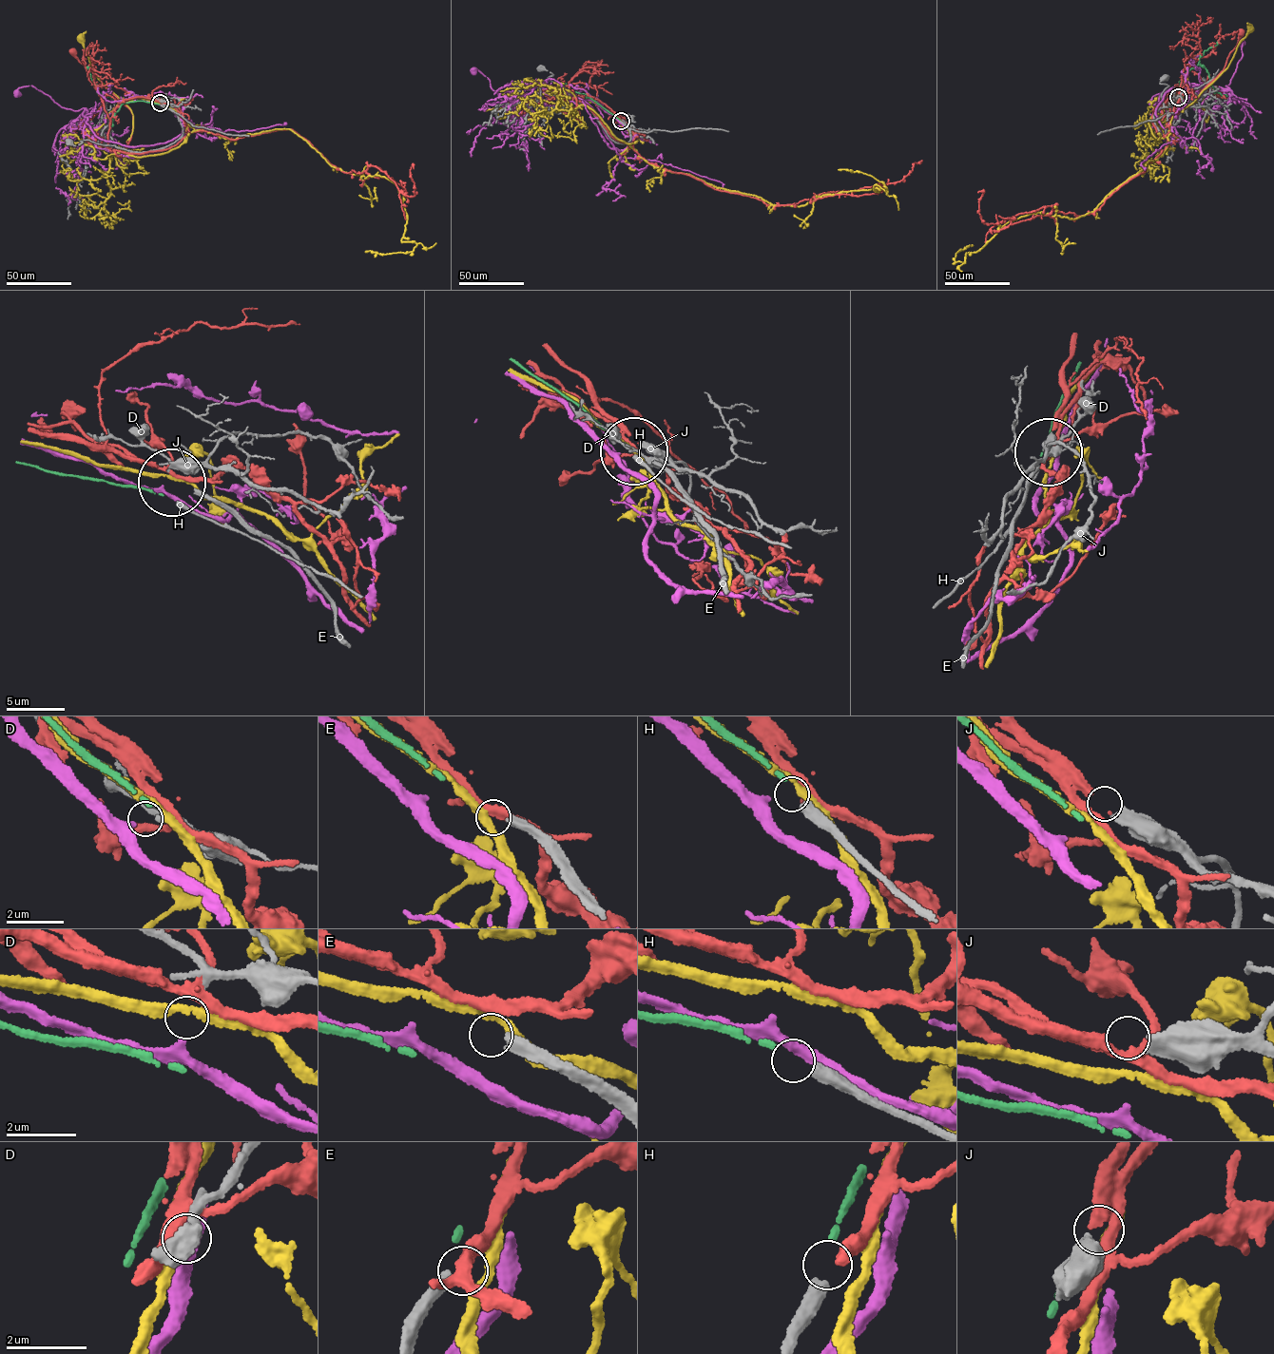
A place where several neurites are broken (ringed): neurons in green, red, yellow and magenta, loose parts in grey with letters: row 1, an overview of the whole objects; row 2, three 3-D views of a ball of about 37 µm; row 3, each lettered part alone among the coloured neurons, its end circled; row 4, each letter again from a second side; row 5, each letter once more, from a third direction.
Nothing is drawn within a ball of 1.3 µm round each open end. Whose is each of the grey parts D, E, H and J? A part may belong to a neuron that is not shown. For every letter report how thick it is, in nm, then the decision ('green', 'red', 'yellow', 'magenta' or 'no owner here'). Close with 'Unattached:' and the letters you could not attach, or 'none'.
D: 120 nm | magenta
E: 320 nm | no owner here
H: 400 nm | green
J: 480 nm | red
Unattached: E

